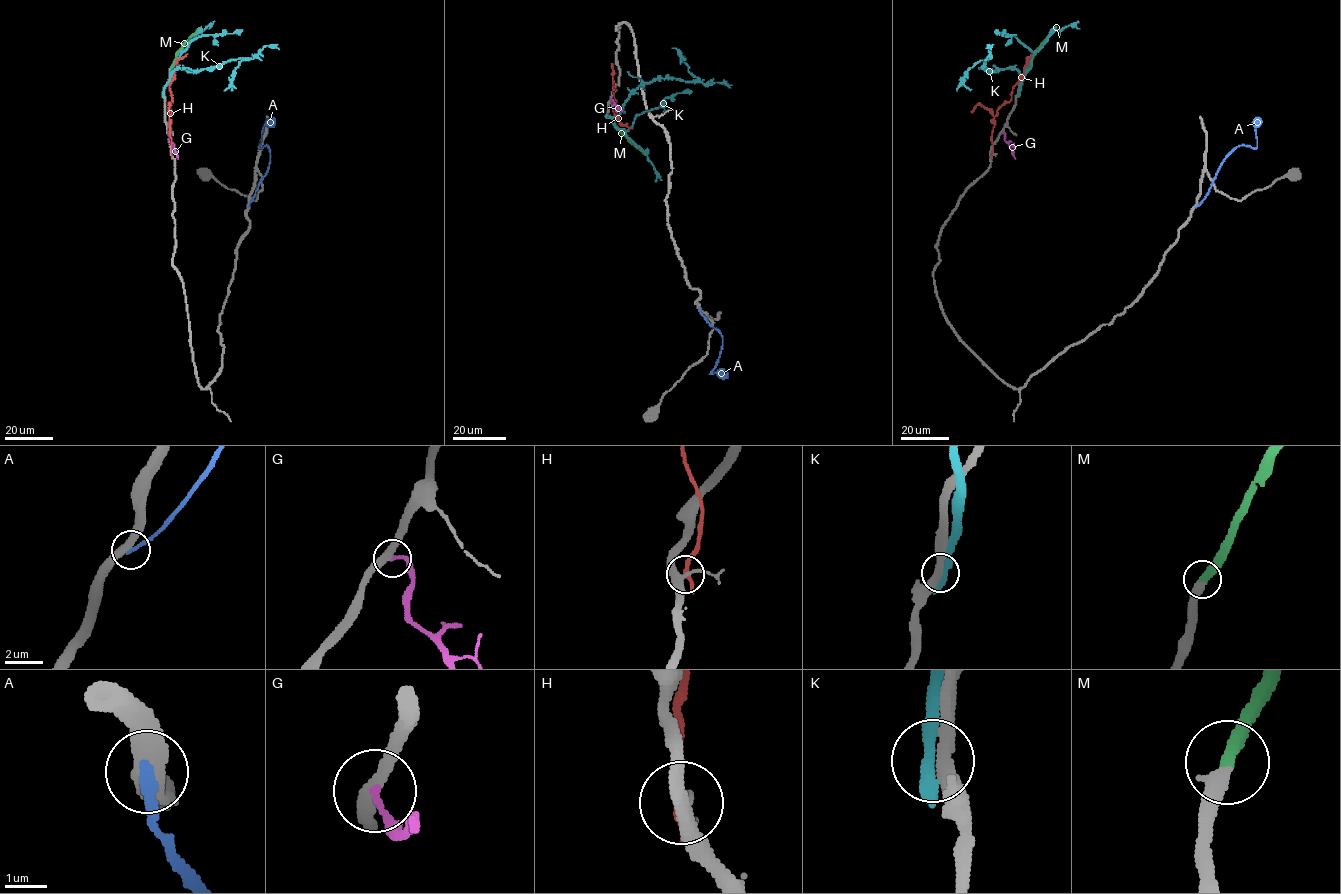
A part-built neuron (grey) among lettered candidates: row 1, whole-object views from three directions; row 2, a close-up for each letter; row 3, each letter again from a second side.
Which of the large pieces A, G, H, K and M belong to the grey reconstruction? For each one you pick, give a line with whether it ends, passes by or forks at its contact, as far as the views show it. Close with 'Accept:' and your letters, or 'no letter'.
M: it ends
Accept: M

